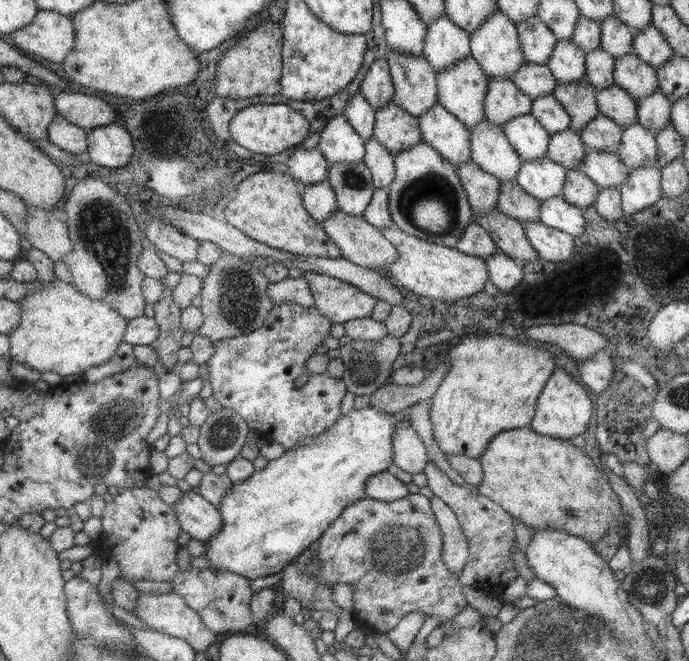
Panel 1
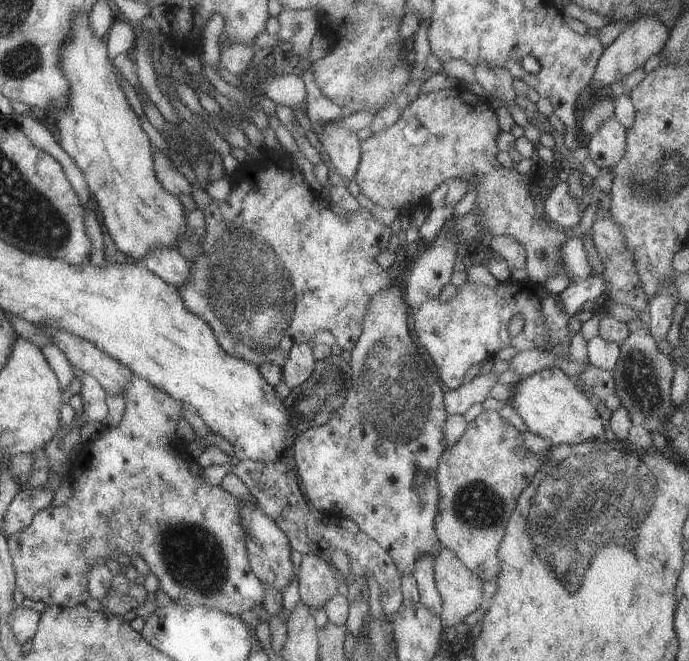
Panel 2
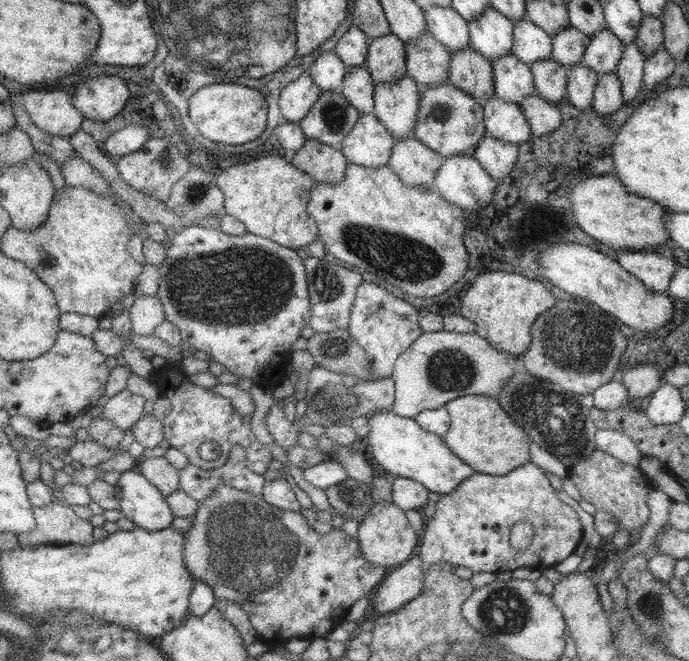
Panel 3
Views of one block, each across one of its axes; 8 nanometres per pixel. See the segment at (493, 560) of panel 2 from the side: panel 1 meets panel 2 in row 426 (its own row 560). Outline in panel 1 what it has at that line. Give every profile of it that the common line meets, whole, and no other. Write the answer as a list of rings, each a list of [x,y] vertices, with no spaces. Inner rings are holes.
[[[427,461],[422,473],[426,476],[427,487],[454,512],[468,542],[468,557],[463,565],[463,572],[457,575],[457,585],[476,591],[487,591],[497,586],[496,583],[507,585],[514,581],[518,575],[511,553],[514,551],[516,534],[510,514],[486,496],[452,483],[431,461]]]

